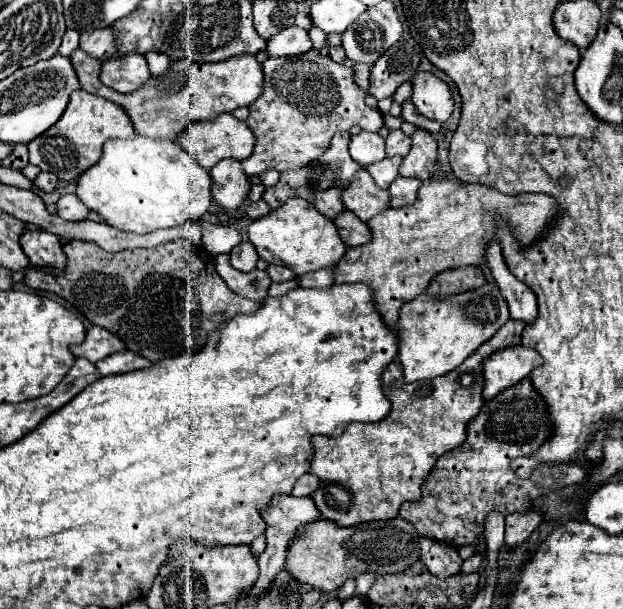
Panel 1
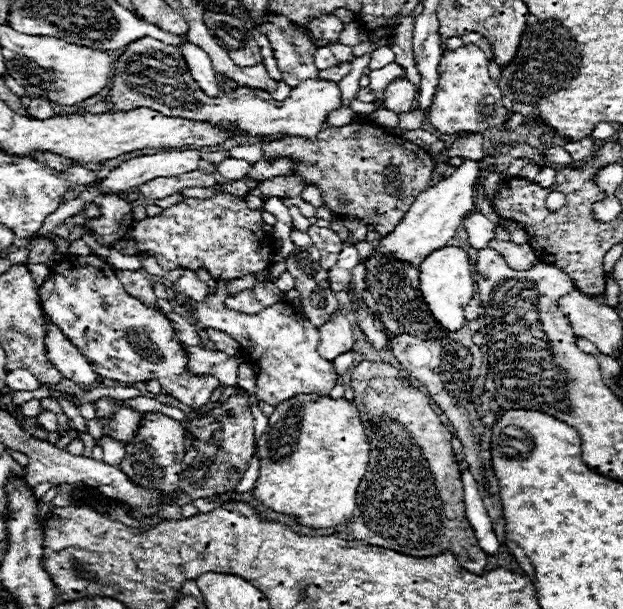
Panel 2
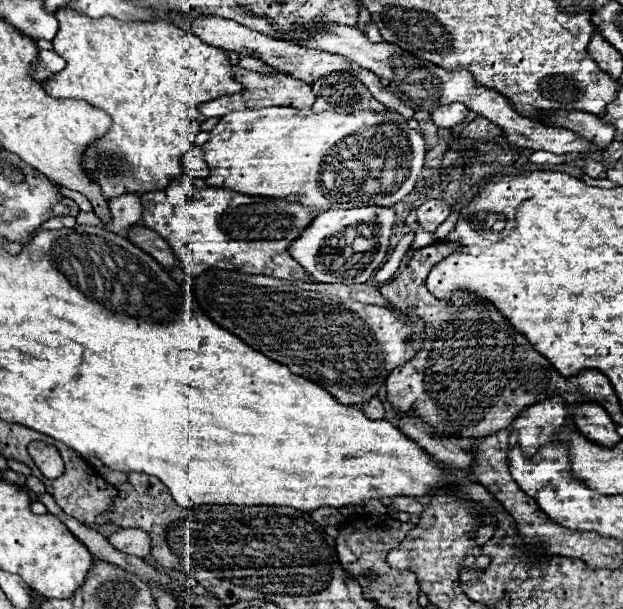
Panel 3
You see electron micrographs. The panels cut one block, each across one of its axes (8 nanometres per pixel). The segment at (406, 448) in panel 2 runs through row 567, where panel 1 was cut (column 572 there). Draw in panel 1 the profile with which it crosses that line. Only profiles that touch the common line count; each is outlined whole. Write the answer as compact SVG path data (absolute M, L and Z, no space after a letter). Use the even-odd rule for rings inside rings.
M522 378L518 384L502 390L492 400L484 402L480 414L468 422L466 442L460 448L456 448L454 452L448 452L448 454L444 454L436 460L432 472L428 474L428 478L422 486L422 498L418 502L404 502L402 508L400 508L400 516L404 520L408 520L418 530L420 536L434 538L434 540L450 544L450 546L472 544L482 534L484 518L490 512L498 510L504 516L510 514L510 512L526 512L526 510L532 508L532 502L538 496L548 494L550 490L566 488L566 486L572 486L572 484L582 484L588 478L592 468L584 466L584 464L578 464L578 462L540 464L538 468L534 468L532 476L526 478L526 480L520 478L510 468L512 458L528 456L528 454L536 452L550 436L552 436L552 420L550 420L550 410L546 406L546 400L532 386L530 378Z

